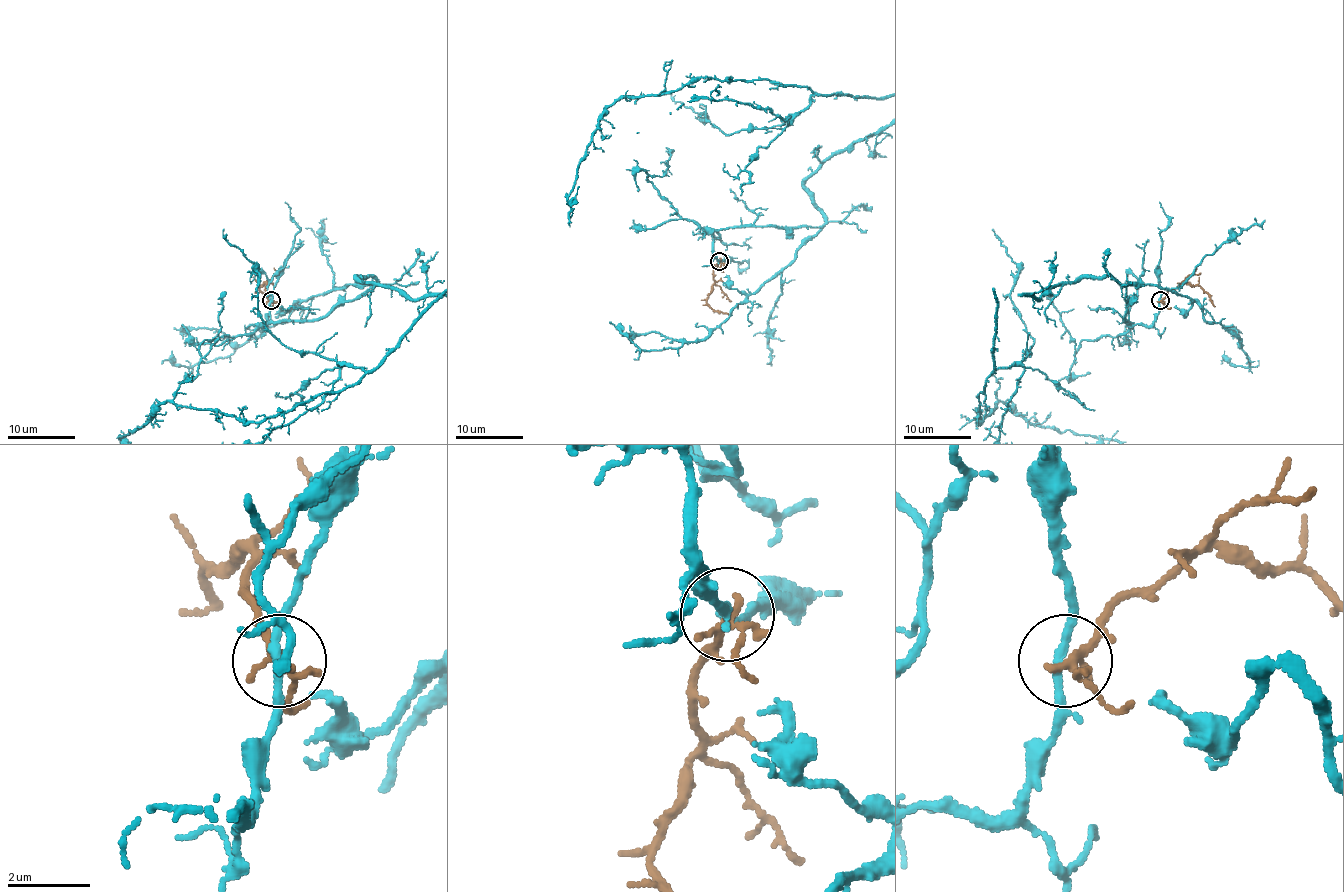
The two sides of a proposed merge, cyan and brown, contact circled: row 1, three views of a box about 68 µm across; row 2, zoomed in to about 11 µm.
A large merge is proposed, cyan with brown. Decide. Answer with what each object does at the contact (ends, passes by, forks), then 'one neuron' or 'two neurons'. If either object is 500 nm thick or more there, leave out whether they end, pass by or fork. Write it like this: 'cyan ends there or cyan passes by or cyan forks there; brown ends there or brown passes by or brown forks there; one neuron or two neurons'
cyan passes by; brown forks there; two neurons

